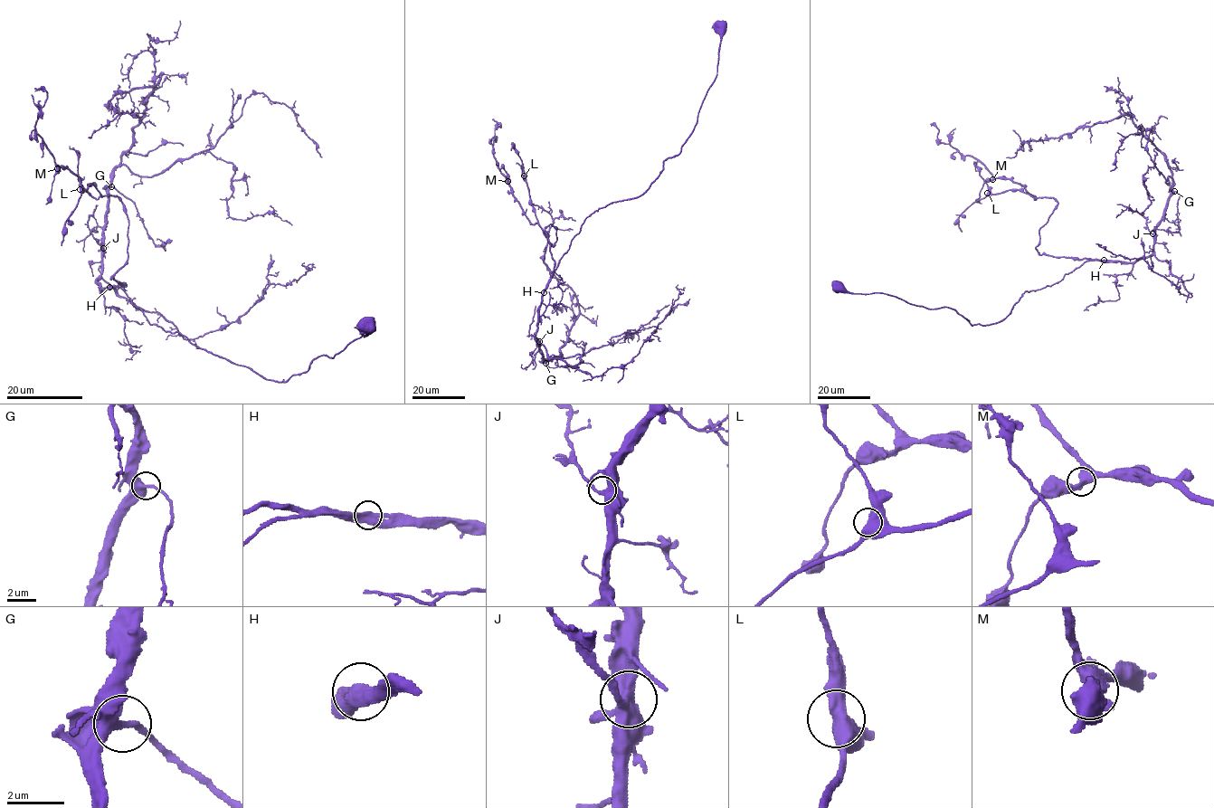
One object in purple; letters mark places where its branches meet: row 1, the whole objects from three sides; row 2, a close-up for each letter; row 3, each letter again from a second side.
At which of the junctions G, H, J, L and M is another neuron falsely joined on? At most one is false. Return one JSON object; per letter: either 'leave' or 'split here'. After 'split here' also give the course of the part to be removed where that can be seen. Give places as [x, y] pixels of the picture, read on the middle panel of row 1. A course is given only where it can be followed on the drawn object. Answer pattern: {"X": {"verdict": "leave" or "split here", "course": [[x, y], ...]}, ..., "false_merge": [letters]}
{"G": {"verdict": "leave"}, "H": {"verdict": "leave"}, "J": {"verdict": "leave"}, "L": {"verdict": "leave"}, "M": {"verdict": "leave"}, "false_merge": []}

